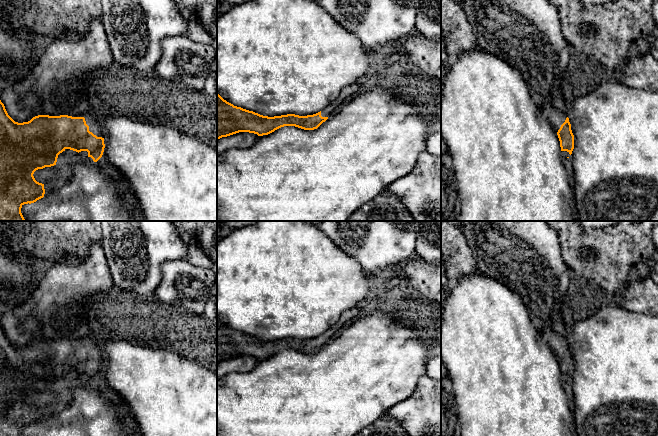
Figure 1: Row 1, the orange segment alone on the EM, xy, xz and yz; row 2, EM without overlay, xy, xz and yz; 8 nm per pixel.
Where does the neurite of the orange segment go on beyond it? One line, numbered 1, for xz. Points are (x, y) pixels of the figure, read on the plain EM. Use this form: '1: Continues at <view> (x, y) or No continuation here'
1: Continues at xz (332, 332)

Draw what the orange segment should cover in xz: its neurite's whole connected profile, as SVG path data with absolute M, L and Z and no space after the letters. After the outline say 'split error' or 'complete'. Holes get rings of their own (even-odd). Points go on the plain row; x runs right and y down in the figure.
M365 304L346 310L340 319L322 335L307 340L295 338L274 341L263 340L234 330L217 317L217 363L239 356L263 360L284 350L295 350L304 354L317 353L341 332L347 321L354 319L361 311L366 311Z; split error

